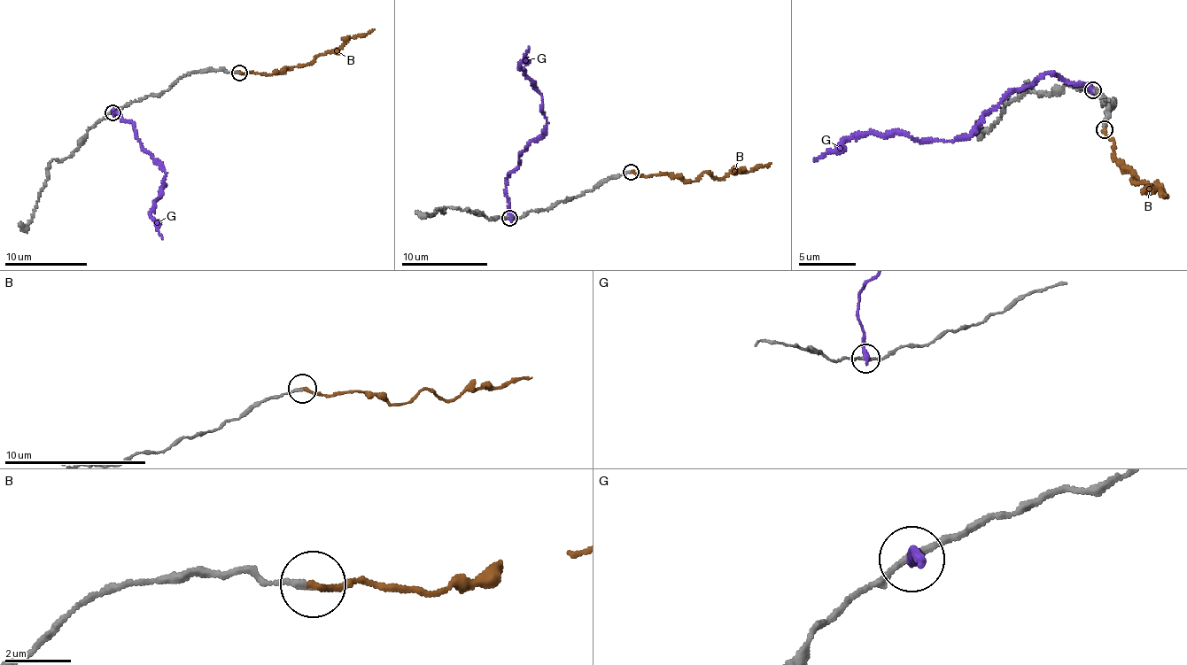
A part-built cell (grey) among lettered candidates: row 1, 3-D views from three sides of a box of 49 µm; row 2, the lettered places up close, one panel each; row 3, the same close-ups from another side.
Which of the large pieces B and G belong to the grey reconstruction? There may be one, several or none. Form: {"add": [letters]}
{"add": ["B"]}

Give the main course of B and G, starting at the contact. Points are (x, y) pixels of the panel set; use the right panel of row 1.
B: (1105, 130), (1113, 143), (1118, 165), (1137, 181), (1131, 182), (1149, 184), (1151, 192), (1161, 189), (1166, 196)
G: (1093, 91), (1040, 73), (1008, 88), (968, 135), (914, 141), (873, 131), (841, 138), (813, 160)

